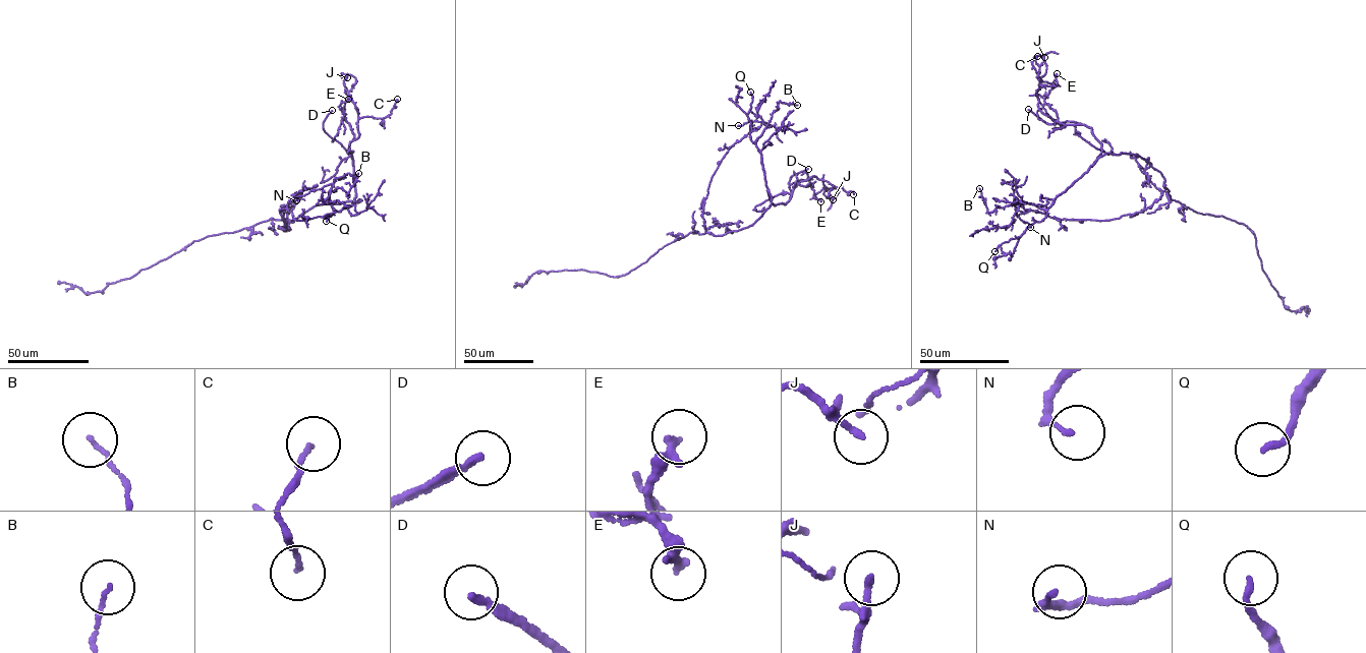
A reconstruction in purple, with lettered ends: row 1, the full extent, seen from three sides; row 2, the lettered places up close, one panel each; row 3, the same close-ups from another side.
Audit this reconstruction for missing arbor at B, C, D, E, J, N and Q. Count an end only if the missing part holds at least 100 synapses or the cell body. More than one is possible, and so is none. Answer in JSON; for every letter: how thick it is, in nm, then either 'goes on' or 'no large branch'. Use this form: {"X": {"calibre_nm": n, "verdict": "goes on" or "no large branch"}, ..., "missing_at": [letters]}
{"B": {"calibre_nm": 90, "verdict": "no large branch"}, "C": {"calibre_nm": 110, "verdict": "no large branch"}, "D": {"calibre_nm": 190, "verdict": "goes on"}, "E": {"calibre_nm": 260, "verdict": "no large branch"}, "J": {"calibre_nm": 130, "verdict": "no large branch"}, "N": {"calibre_nm": 120, "verdict": "no large branch"}, "Q": {"calibre_nm": 160, "verdict": "no large branch"}, "missing_at": ["D"]}

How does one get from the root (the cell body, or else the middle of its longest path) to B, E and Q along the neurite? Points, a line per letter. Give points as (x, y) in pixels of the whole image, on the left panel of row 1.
B: (297, 218), (325, 202), (361, 200), (338, 212), (332, 208), (328, 194), (338, 187), (347, 194), (358, 173)
E: (297, 218), (325, 202), (361, 200), (355, 200), (353, 159), (348, 151), (354, 135), (341, 110), (348, 99)
Q: (297, 218), (325, 202), (361, 200), (330, 216), (327, 214), (323, 217), (328, 219), (326, 221)

